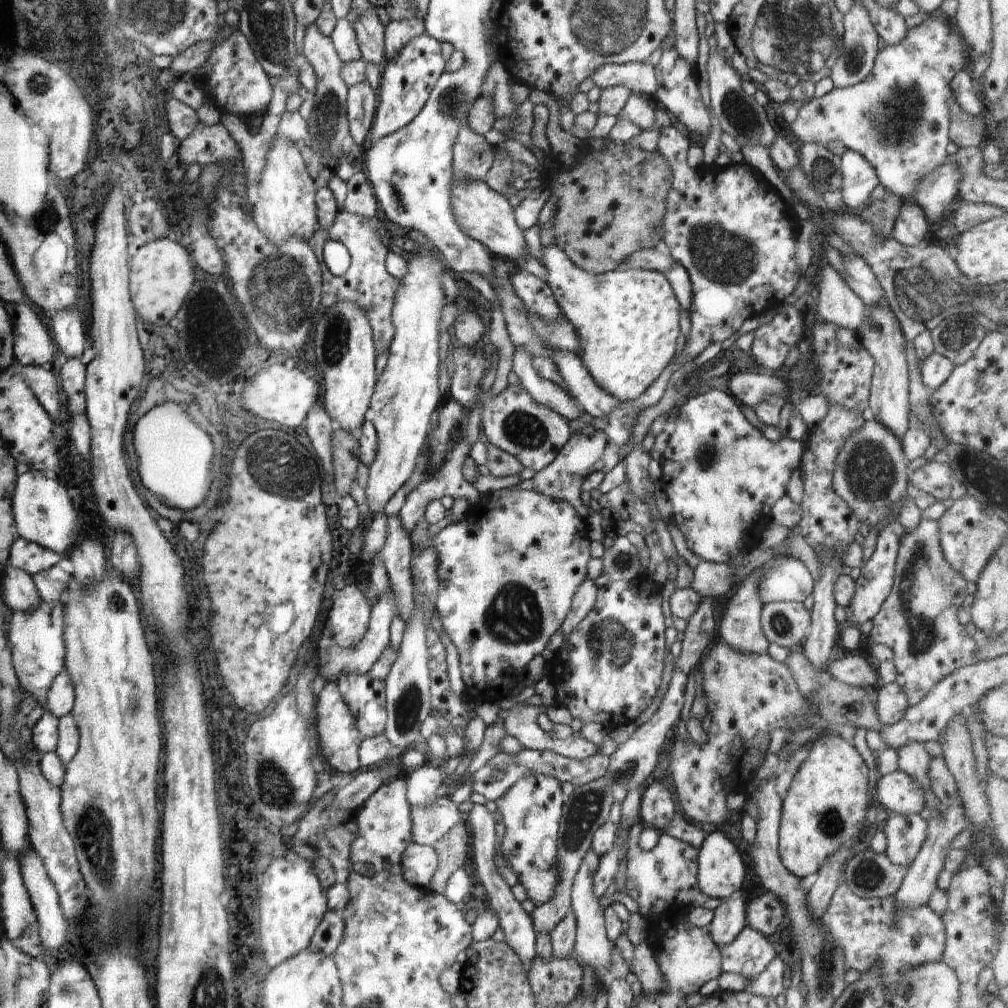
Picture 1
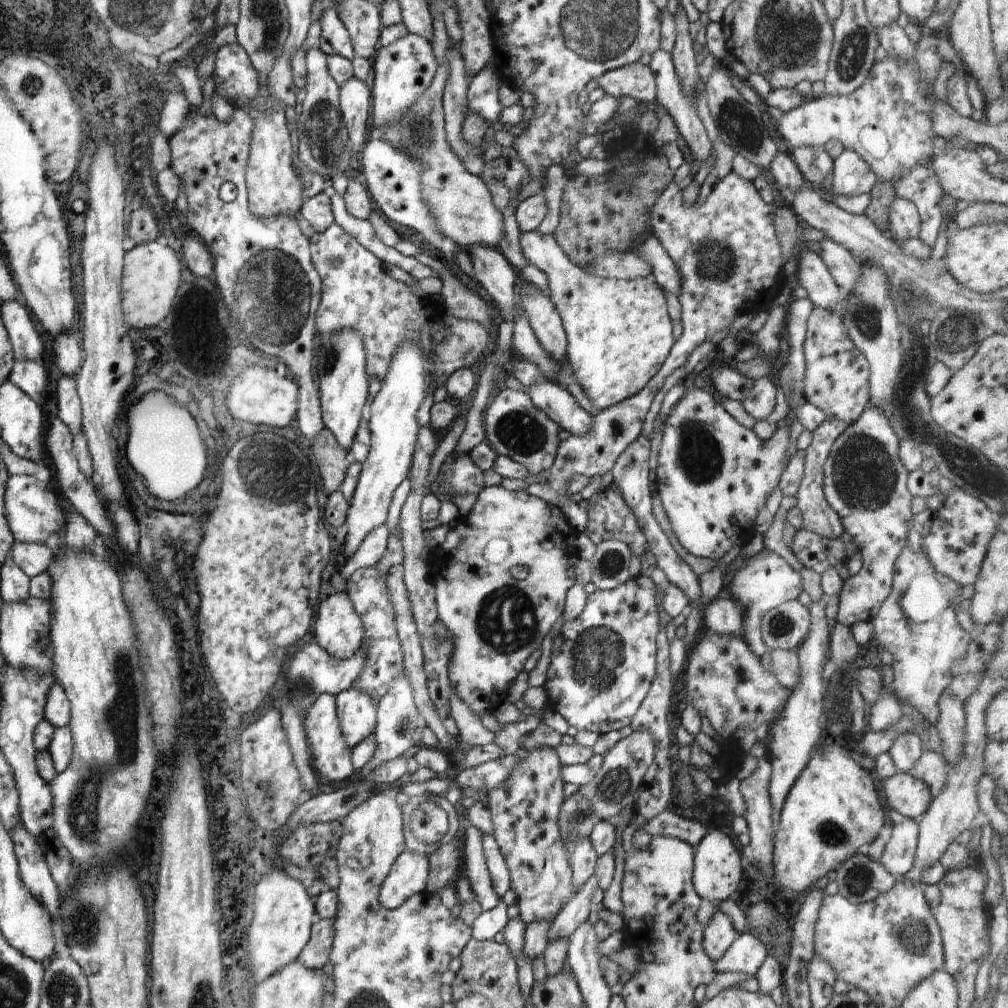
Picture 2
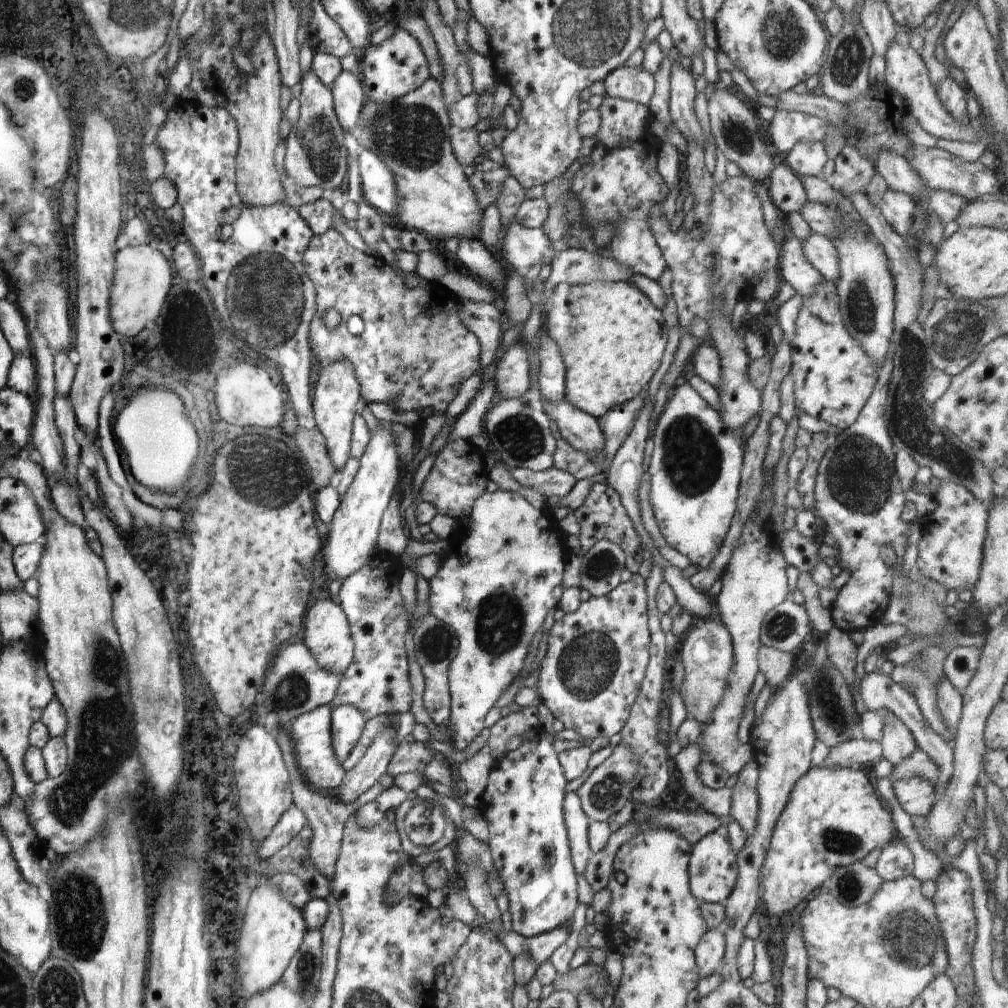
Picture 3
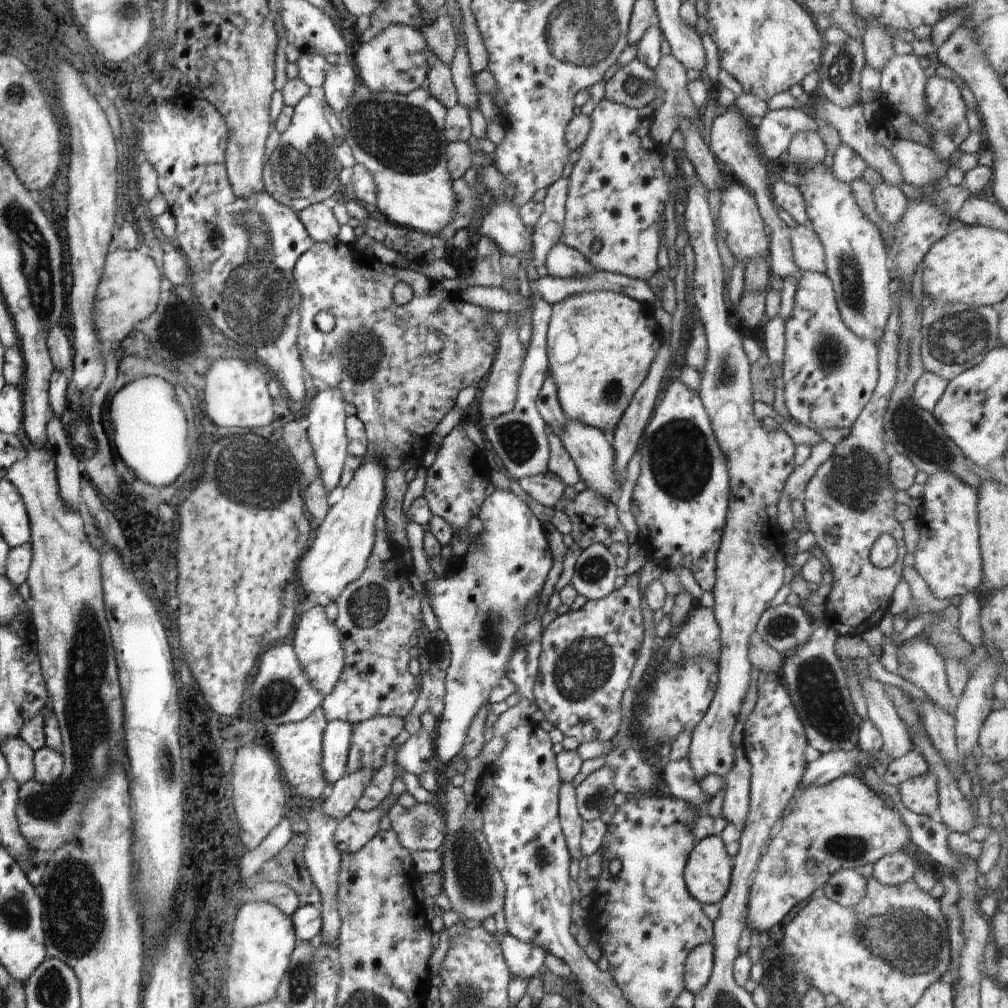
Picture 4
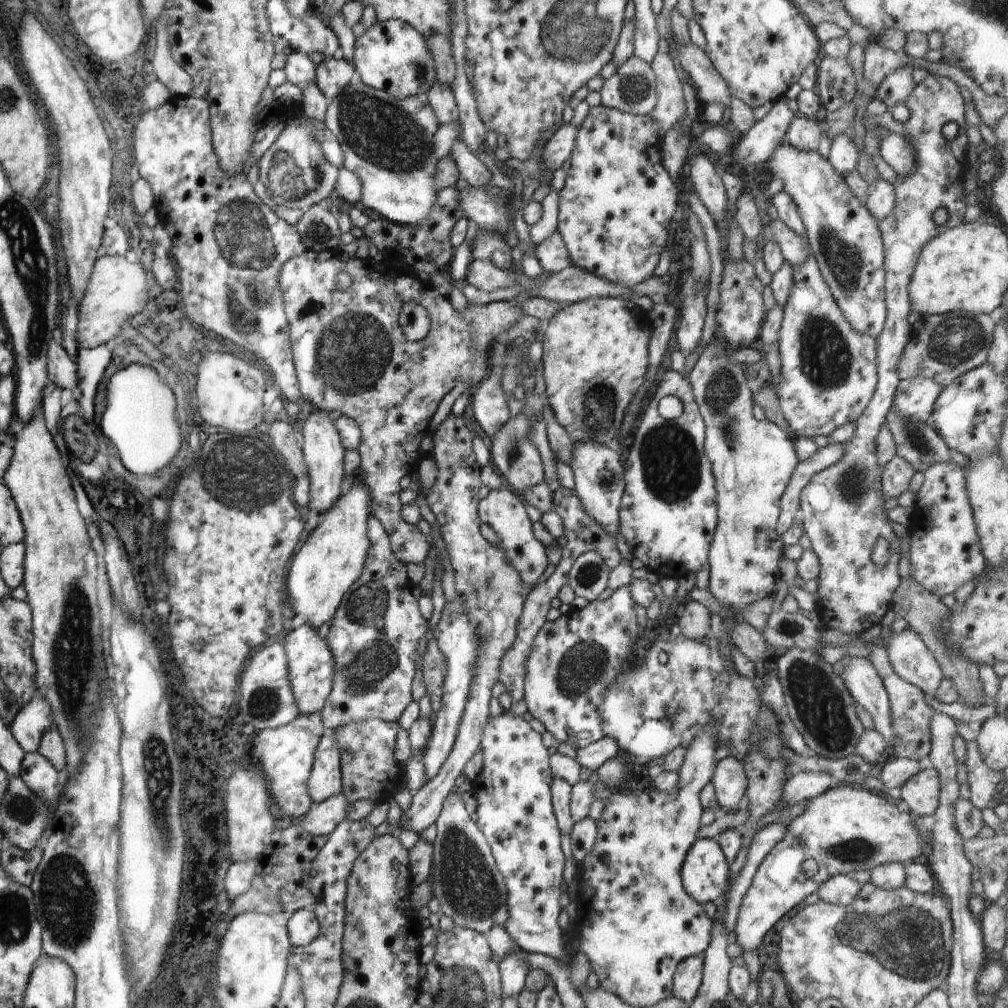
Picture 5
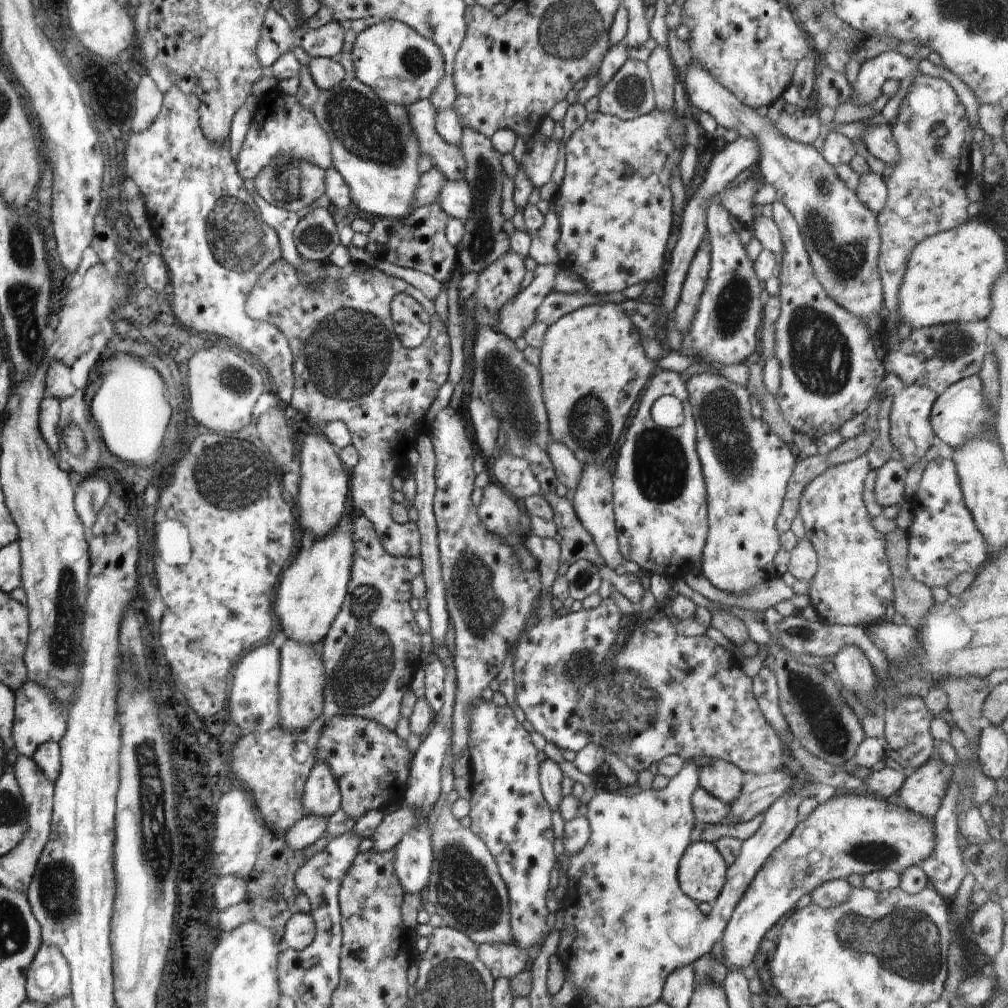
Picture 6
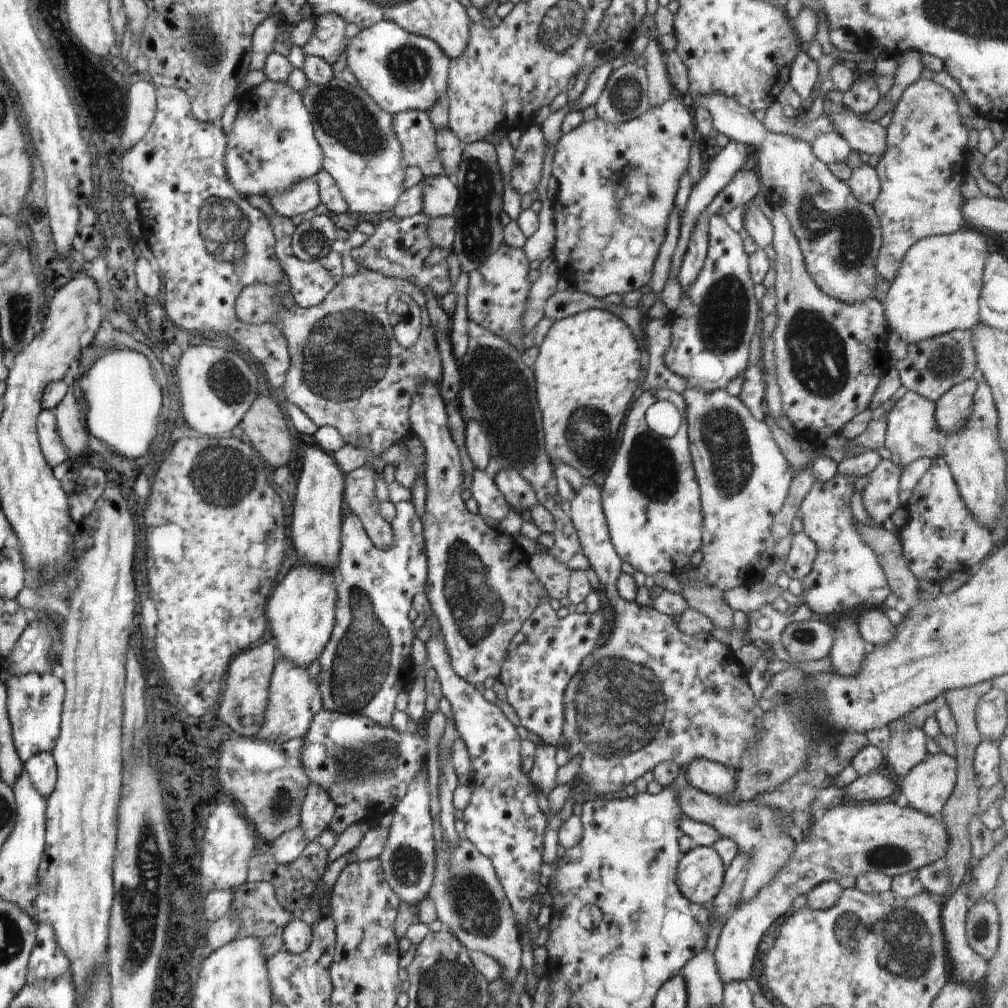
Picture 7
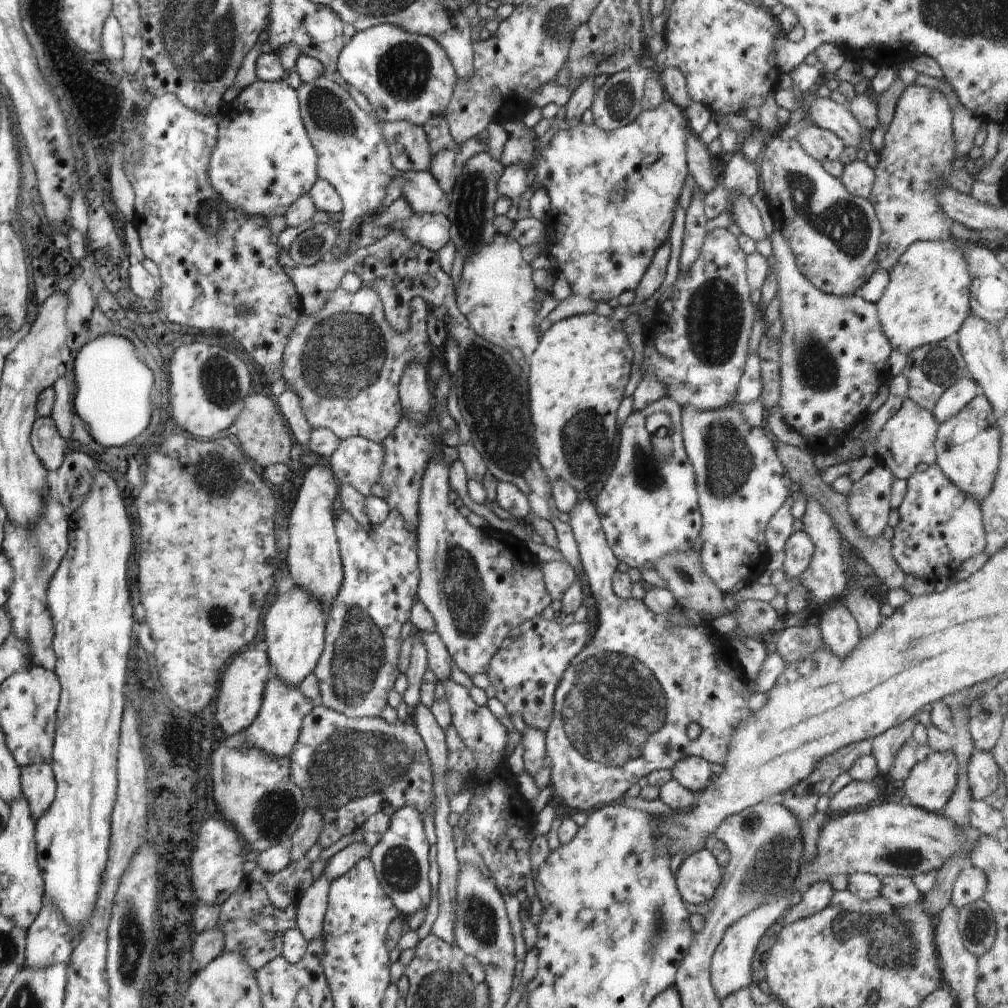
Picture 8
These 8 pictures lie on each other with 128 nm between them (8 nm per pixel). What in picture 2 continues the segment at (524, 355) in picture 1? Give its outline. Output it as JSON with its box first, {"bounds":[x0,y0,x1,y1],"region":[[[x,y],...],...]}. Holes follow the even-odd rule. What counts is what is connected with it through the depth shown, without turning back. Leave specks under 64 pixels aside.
{"bounds":[524,381,593,436],"region":[[[546,381],[544,384],[534,384],[524,391],[536,408],[542,410],[571,436],[584,436],[592,430],[593,416],[583,410],[559,383]]]}

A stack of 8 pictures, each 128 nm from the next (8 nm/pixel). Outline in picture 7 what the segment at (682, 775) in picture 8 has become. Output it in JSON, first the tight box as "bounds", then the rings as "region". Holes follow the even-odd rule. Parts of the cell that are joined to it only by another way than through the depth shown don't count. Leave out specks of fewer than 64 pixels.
{"bounds":[685,758,735,798],"region":[[[705,758],[692,761],[685,777],[694,788],[718,798],[724,798],[735,789],[735,769]]]}

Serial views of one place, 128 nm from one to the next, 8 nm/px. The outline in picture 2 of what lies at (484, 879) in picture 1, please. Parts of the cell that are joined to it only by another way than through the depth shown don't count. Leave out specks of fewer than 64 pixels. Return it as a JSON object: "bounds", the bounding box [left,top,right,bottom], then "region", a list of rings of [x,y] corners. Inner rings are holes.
{"bounds":[502,916,534,1000],"region":[[[520,916],[509,918],[509,922],[504,926],[502,935],[504,936],[505,944],[516,962],[518,970],[518,981],[520,984],[520,994],[524,1000],[530,996],[530,990],[534,985],[534,974],[530,958],[524,956],[524,934],[526,934],[527,925],[522,922]]]}

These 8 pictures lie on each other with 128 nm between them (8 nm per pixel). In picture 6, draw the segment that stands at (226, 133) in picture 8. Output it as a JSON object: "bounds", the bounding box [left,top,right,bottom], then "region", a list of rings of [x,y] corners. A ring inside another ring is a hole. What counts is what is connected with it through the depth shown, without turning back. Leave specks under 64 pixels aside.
{"bounds":[235,92,332,181],"region":[[[274,92],[274,96],[266,98],[270,102],[270,112],[266,110],[264,130],[262,124],[251,120],[242,148],[239,151],[239,160],[235,160],[235,167],[243,181],[254,180],[261,170],[270,165],[276,157],[288,157],[306,161],[319,166],[322,170],[332,167],[331,144],[328,135],[318,124],[315,114],[302,105],[294,95]]]}

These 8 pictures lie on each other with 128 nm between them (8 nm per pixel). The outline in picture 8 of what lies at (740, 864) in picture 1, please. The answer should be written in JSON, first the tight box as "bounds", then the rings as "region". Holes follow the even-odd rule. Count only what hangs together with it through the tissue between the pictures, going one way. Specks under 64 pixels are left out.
{"bounds":[675,848,723,904],"region":[[[706,848],[684,858],[675,881],[682,900],[690,904],[707,904],[715,895],[723,877],[717,858]]]}

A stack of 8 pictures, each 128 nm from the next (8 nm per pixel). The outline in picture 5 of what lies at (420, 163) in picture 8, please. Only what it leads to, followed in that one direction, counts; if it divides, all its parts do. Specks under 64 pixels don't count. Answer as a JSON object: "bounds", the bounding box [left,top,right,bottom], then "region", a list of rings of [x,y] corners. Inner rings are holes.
{"bounds":[448,143,492,188],"region":[[[463,143],[452,144],[448,157],[456,162],[460,179],[466,180],[471,187],[488,188],[492,176],[490,170]]]}

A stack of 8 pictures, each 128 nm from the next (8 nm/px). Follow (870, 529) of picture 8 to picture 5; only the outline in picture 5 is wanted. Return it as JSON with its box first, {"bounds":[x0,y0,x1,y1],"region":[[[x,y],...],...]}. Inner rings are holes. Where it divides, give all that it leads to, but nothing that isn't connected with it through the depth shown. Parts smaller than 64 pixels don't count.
{"bounds":[880,455,915,501],"region":[[[895,455],[886,464],[882,476],[880,476],[884,499],[889,501],[891,498],[900,497],[902,493],[908,491],[914,474],[915,471],[912,466],[904,458]]]}

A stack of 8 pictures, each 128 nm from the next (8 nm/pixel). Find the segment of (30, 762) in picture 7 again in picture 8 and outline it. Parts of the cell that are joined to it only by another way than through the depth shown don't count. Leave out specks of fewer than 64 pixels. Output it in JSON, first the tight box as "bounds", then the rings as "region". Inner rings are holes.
{"bounds":[22,763,58,820],"region":[[[34,763],[22,768],[23,797],[27,800],[31,815],[38,820],[51,808],[58,783],[51,763]]]}

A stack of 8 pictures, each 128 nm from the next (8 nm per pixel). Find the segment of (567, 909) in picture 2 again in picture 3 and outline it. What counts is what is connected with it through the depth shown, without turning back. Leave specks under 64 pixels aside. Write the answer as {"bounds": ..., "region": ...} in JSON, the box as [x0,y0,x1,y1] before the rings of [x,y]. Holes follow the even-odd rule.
{"bounds":[463,862,572,965],"region":[[[470,862],[470,864],[468,864],[468,870],[466,870],[466,874],[464,874],[463,886],[463,892],[470,900],[472,906],[474,906],[476,913],[482,914],[482,916],[486,918],[486,922],[498,924],[498,930],[496,930],[497,938],[514,957],[520,956],[520,954],[530,954],[530,956],[536,960],[536,964],[540,965],[542,962],[547,962],[553,952],[562,946],[570,936],[572,930],[572,922],[570,922],[570,920],[559,928],[554,928],[554,930],[550,930],[550,932],[544,932],[544,934],[538,934],[538,936],[532,936],[531,938],[525,938],[515,931],[506,932],[501,924],[501,913],[497,906],[497,899],[494,898],[494,896],[490,894],[490,890],[488,890],[486,870],[482,870],[482,866],[478,866],[478,862]]]}

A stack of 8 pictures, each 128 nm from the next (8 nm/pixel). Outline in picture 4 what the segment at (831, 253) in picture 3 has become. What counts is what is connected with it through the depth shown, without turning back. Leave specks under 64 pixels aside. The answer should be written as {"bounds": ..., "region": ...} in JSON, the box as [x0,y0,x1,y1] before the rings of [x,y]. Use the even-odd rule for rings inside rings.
{"bounds":[790,225,826,274],"region":[[[810,225],[790,227],[790,240],[794,250],[794,262],[800,270],[826,274],[824,246]]]}

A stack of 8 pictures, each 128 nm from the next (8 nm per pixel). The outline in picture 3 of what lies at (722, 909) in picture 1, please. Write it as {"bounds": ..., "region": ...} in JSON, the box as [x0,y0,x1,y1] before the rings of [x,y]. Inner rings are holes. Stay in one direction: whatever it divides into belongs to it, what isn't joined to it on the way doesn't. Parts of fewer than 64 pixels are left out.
{"bounds":[696,928,726,979],"region":[[[710,928],[700,938],[700,943],[696,946],[696,968],[700,979],[712,976],[722,968],[724,954],[726,950],[726,934],[720,928]]]}

